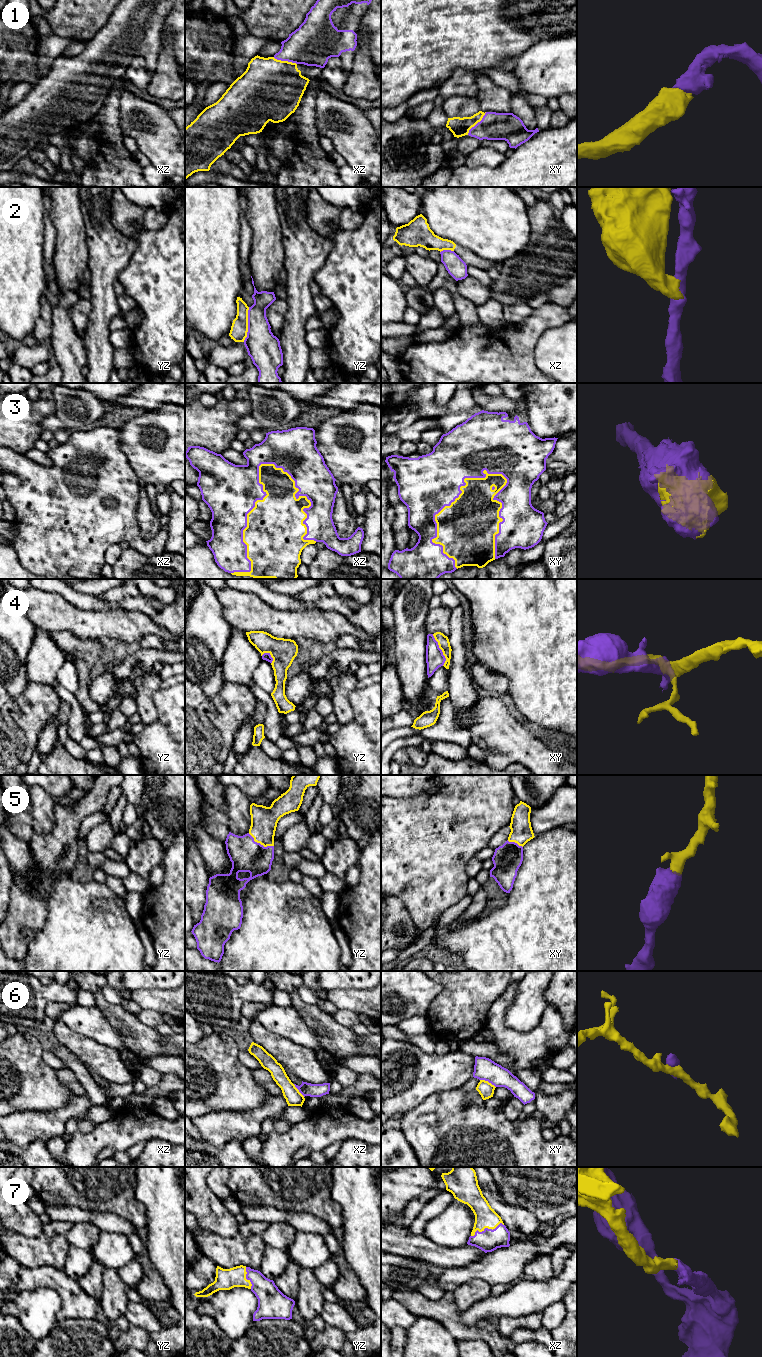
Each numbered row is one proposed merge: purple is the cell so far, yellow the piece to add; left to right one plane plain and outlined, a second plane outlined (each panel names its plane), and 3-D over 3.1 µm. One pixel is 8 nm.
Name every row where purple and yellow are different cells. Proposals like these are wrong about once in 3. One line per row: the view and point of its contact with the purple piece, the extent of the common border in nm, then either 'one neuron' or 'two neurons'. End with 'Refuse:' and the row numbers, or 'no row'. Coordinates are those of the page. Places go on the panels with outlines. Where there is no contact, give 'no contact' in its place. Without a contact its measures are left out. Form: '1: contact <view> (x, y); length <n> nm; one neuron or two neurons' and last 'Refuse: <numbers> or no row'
1: contact xy (477, 123); length 240 nm; one neuron
2: contact yz (248, 324); length 280 nm; two neurons
3: contact xz (246, 519); length 950 nm; one neuron
4: contact xy (441, 650); length 280 nm; two neurons
5: contact yz (259, 843); length 240 nm; one neuron
6: contact xy (488, 1081); length 140 nm; two neurons
7: contact xz (486, 1228); length 280 nm; one neuron
Refuse: 2, 4, 6

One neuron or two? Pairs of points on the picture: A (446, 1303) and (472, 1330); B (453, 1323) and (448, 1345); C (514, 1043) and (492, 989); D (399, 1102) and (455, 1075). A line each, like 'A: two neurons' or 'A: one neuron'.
A: one neuron
B: two neurons
C: two neurons
D: one neuron

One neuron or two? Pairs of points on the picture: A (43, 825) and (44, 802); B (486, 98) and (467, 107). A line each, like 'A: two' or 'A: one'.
A: one
B: two

